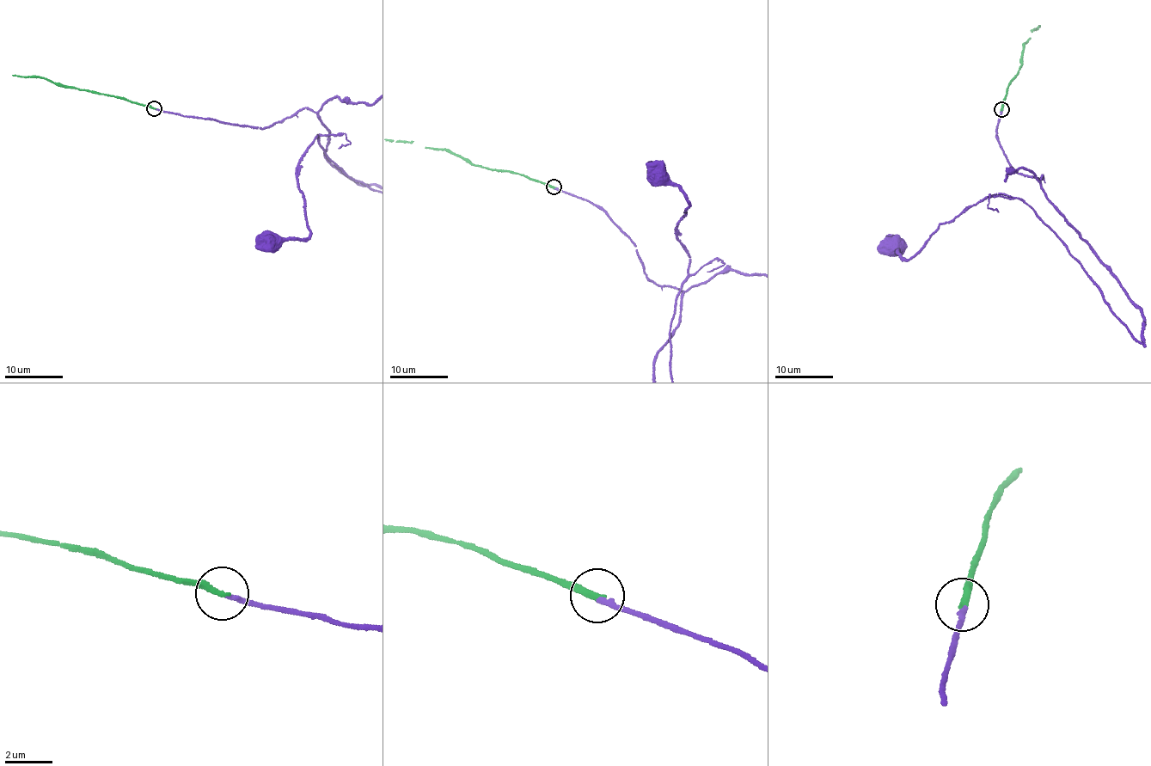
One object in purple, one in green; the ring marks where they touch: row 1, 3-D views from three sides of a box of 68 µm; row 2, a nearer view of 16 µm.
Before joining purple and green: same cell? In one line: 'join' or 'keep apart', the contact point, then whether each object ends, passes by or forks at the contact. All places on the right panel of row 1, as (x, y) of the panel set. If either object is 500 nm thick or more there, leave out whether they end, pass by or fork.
join; place (1001, 109); purple ends; green ends

